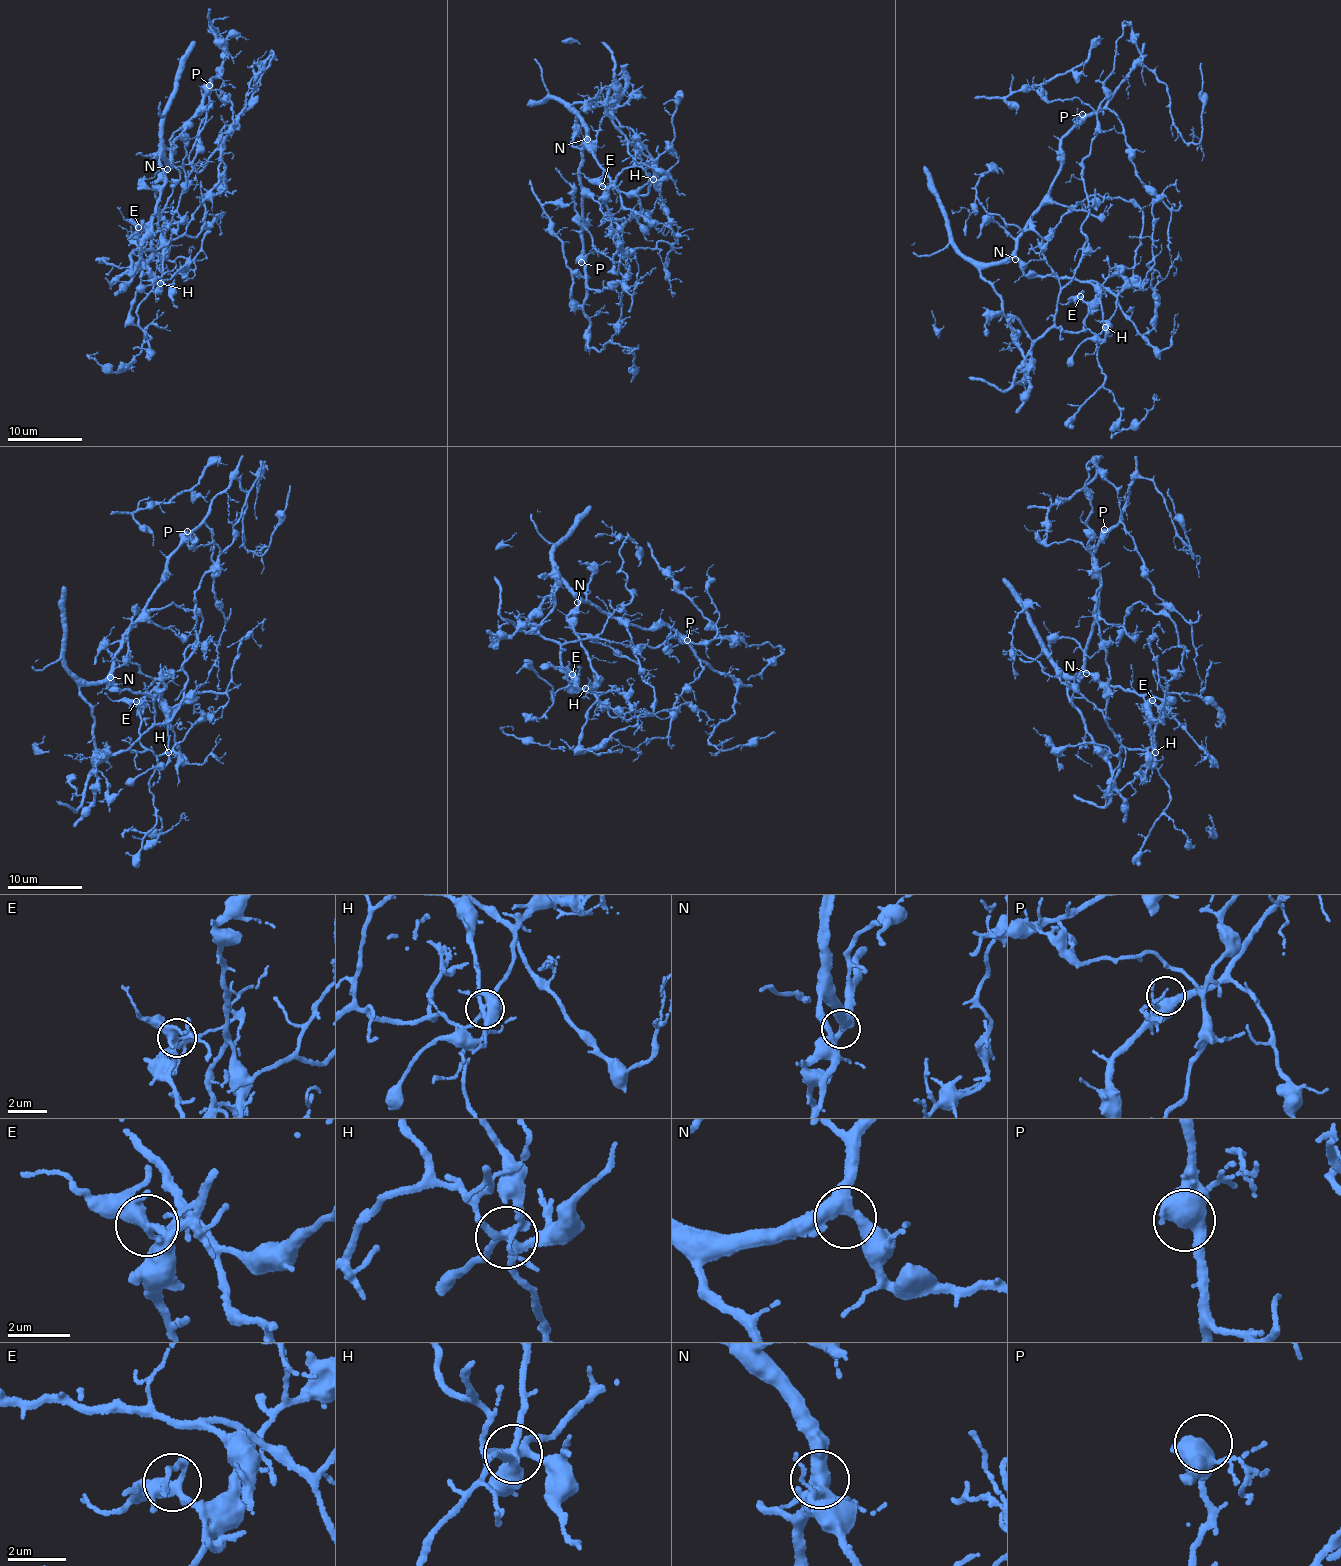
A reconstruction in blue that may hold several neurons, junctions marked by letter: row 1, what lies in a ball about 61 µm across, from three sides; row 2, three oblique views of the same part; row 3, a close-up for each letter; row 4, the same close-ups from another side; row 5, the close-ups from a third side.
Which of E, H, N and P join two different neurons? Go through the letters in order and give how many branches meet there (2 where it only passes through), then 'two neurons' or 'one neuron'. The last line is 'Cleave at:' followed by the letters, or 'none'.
E: 5 | one neuron
H: 5 | two neurons
N: 3 | one neuron
P: 3 | one neuron
Cleave at: H

